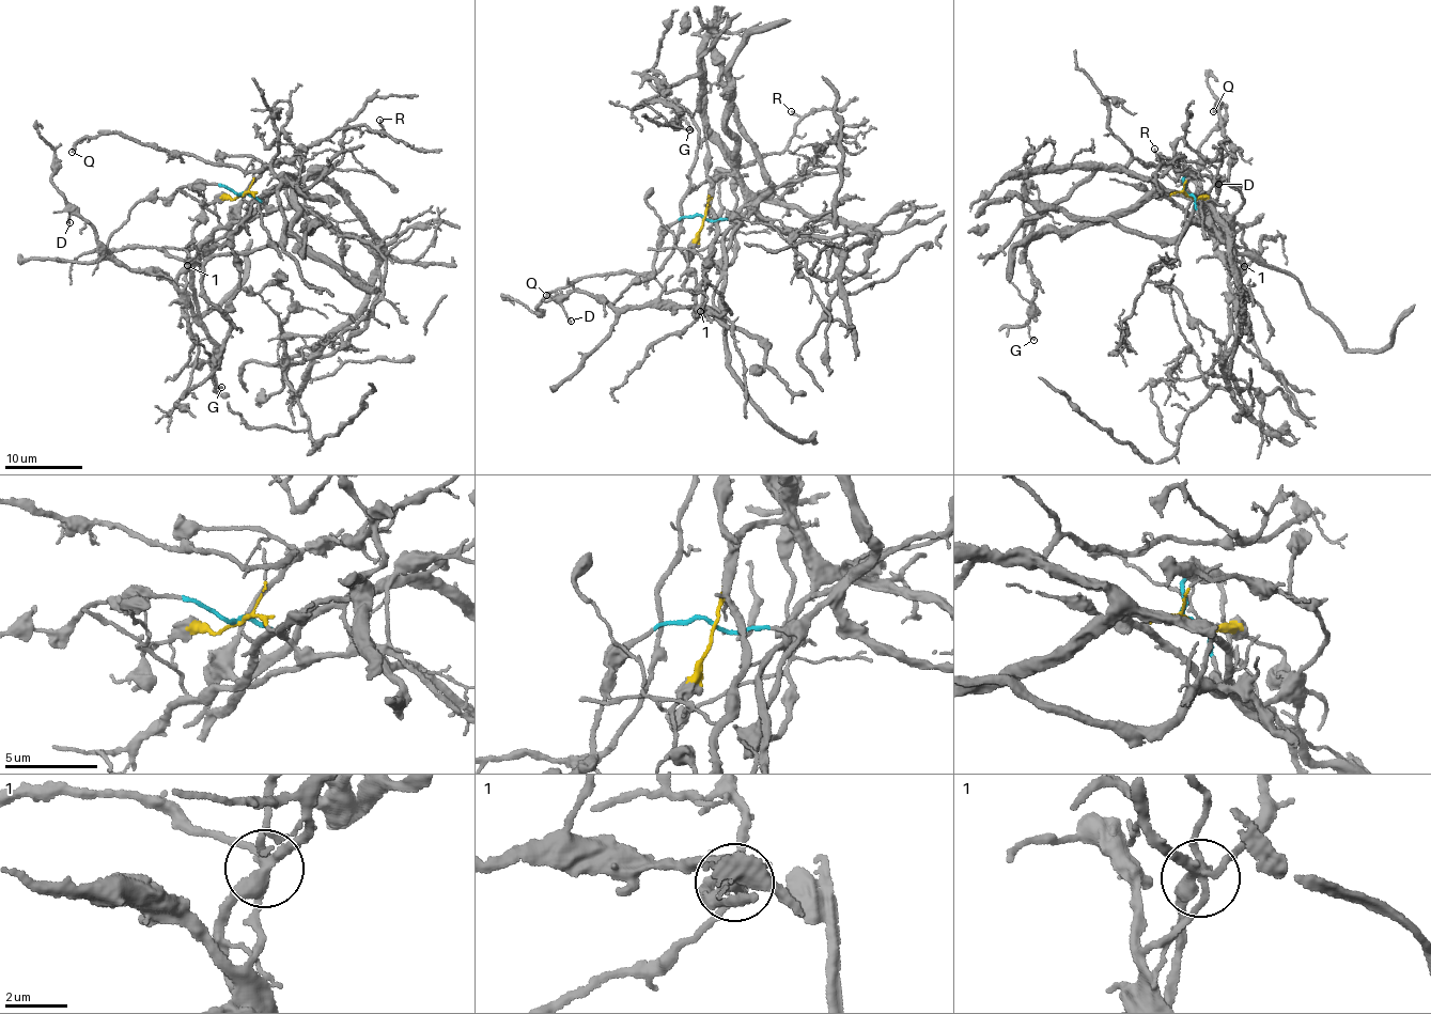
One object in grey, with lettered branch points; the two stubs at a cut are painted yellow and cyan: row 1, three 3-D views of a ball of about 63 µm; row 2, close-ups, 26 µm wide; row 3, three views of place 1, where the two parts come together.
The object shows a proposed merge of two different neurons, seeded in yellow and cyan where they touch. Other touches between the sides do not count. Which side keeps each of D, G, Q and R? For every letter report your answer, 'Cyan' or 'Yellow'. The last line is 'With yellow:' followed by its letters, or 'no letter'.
D: Yellow
G: Cyan
Q: Cyan
R: Cyan
With yellow: D

